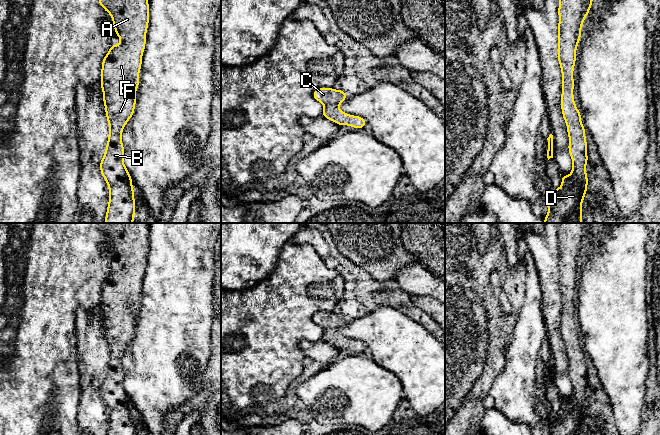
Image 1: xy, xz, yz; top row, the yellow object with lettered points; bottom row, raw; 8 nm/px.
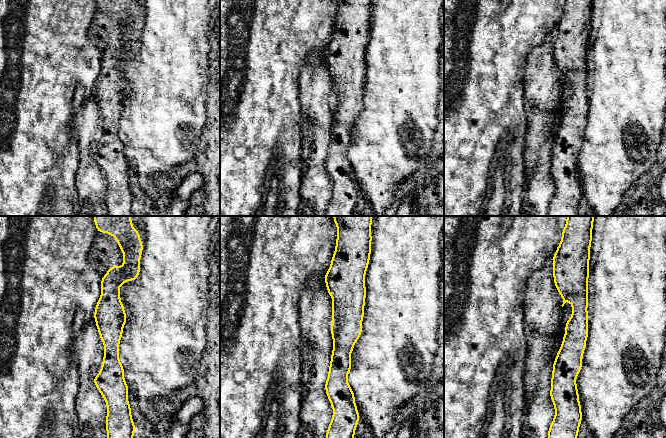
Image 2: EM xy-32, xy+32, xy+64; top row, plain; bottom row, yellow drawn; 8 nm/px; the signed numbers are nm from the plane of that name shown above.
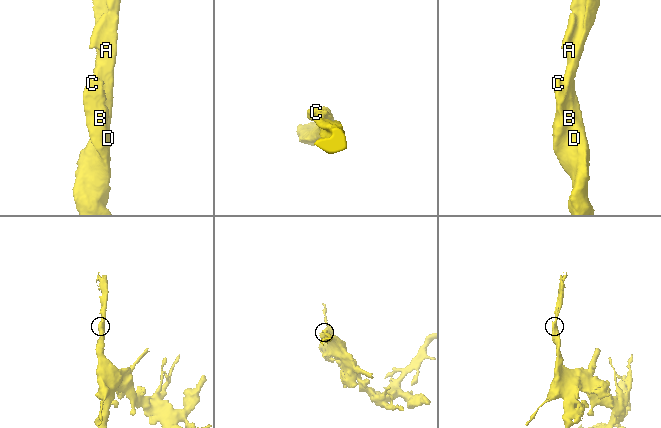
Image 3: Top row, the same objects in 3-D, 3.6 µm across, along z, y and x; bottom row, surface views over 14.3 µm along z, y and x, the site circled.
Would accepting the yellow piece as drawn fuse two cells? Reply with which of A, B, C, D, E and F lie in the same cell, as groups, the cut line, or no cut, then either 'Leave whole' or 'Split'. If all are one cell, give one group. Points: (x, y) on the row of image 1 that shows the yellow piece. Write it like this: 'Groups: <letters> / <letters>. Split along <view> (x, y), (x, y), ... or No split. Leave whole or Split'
Groups: A B C D E F. No split. Leave whole

